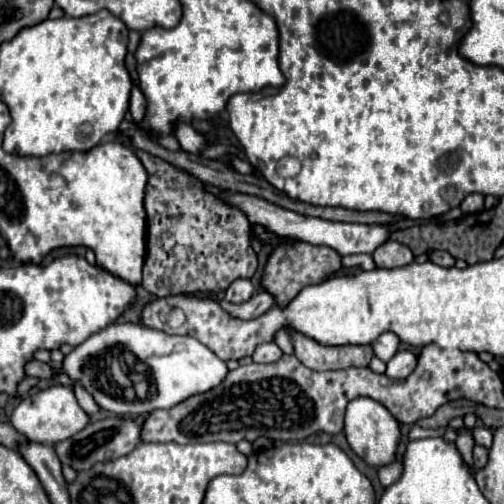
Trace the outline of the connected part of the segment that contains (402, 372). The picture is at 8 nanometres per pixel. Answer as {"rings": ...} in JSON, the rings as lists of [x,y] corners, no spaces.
{"rings":[[[397,351],[387,363],[385,375],[391,379],[405,379],[413,373],[413,367],[417,367],[417,355],[413,355],[411,351]]]}

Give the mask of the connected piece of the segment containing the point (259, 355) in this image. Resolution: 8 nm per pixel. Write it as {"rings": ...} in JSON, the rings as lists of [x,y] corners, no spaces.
{"rings":[[[261,343],[253,353],[255,363],[277,363],[277,359],[281,357],[283,357],[283,351],[275,343]]]}

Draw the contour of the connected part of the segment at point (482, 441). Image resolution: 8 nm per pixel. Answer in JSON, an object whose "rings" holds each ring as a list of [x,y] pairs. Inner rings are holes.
{"rings":[[[477,427],[473,428],[471,431],[476,444],[482,445],[486,448],[491,447],[493,440],[491,429],[486,427]]]}

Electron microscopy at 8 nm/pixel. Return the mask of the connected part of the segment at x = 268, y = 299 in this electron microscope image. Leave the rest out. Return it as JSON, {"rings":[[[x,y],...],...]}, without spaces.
{"rings":[[[259,291],[257,295],[253,295],[247,303],[241,303],[241,305],[233,305],[229,301],[221,301],[221,307],[231,313],[233,317],[241,317],[241,319],[253,319],[253,317],[259,317],[263,315],[269,307],[273,307],[275,299],[273,295],[269,295],[269,291]]]}

